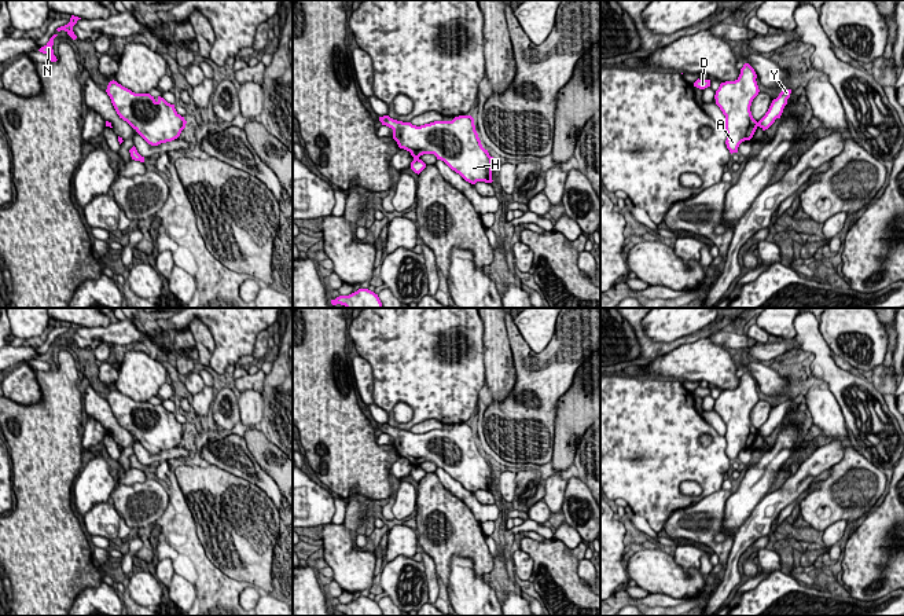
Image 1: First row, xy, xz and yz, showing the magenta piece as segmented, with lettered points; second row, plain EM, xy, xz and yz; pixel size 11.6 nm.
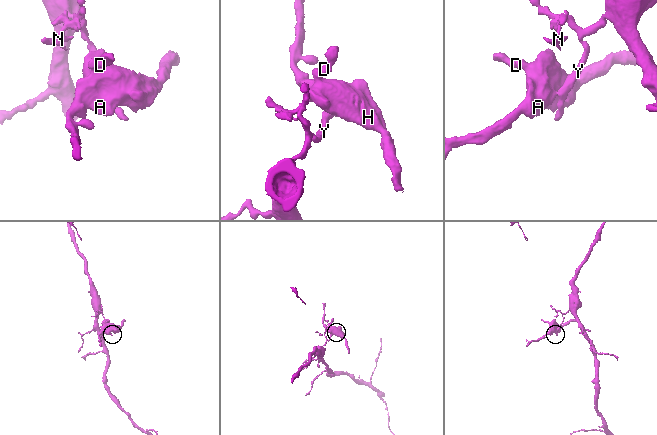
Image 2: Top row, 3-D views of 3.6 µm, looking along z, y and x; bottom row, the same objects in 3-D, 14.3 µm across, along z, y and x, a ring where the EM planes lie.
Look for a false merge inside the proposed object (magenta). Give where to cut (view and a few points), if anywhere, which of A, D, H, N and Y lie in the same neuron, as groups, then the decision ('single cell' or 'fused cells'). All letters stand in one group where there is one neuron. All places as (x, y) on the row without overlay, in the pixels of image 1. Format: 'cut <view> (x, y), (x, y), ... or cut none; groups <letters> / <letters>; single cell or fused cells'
cut xz (414, 465), (418, 466); groups A D H / N Y; fused cells

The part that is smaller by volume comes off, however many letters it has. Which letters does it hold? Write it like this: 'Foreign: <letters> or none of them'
Foreign: A, D, H

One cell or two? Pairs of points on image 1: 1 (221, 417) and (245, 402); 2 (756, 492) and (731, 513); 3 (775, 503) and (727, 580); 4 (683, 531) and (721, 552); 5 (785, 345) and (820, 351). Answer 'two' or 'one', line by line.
1: two
2: one
3: one
4: one
5: two

